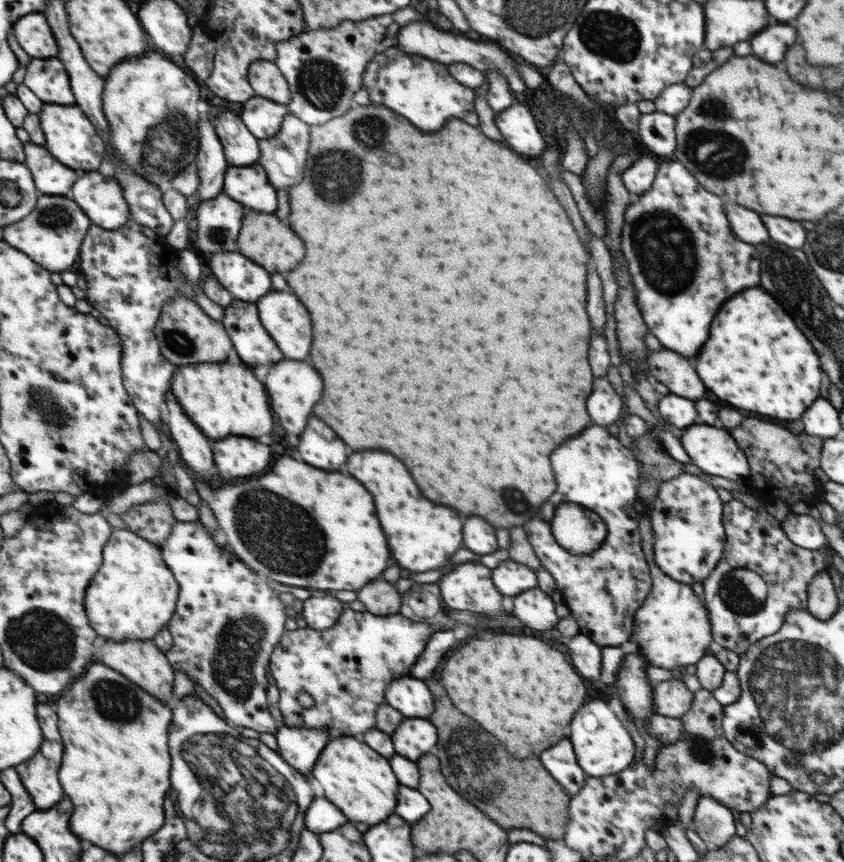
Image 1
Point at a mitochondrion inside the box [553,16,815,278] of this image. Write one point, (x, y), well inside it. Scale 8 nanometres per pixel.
(721, 158)

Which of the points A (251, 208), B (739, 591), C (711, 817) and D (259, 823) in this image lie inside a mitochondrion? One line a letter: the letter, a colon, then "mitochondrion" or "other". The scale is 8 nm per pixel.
A: other
B: mitochondrion
C: other
D: mitochondrion

